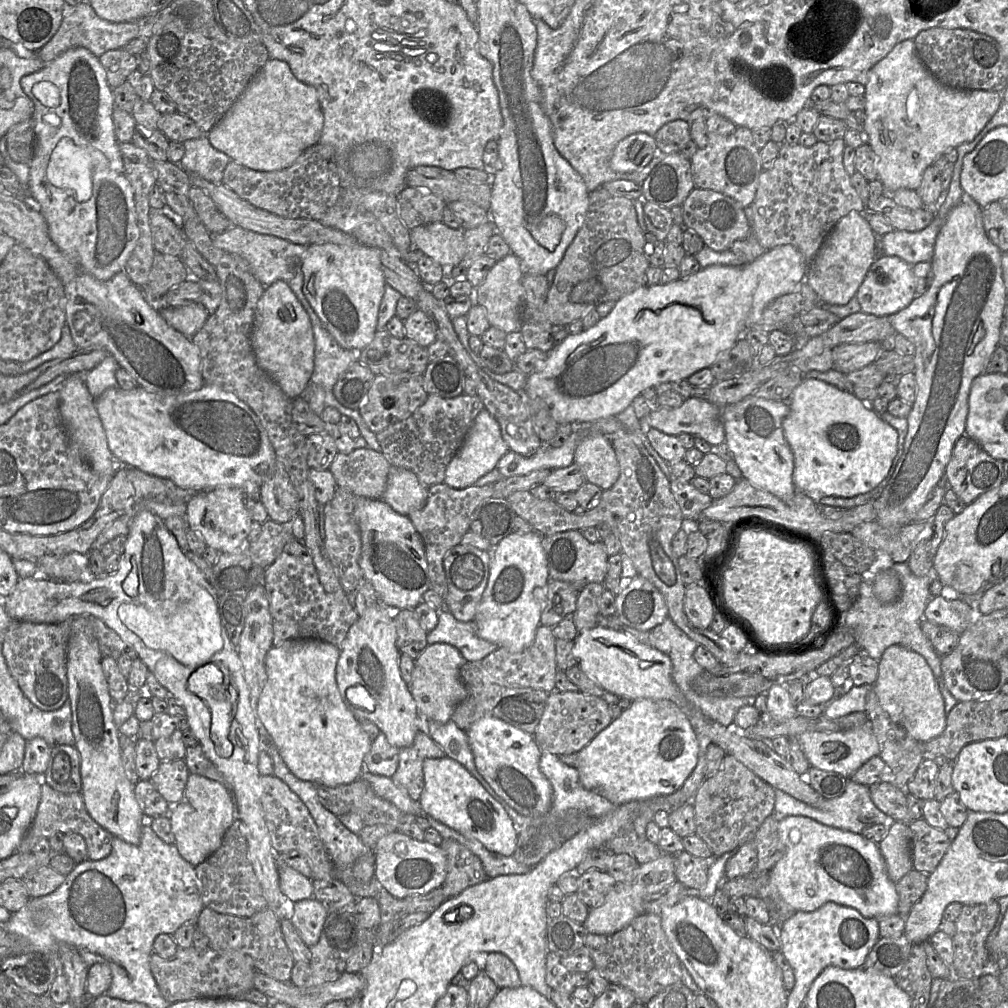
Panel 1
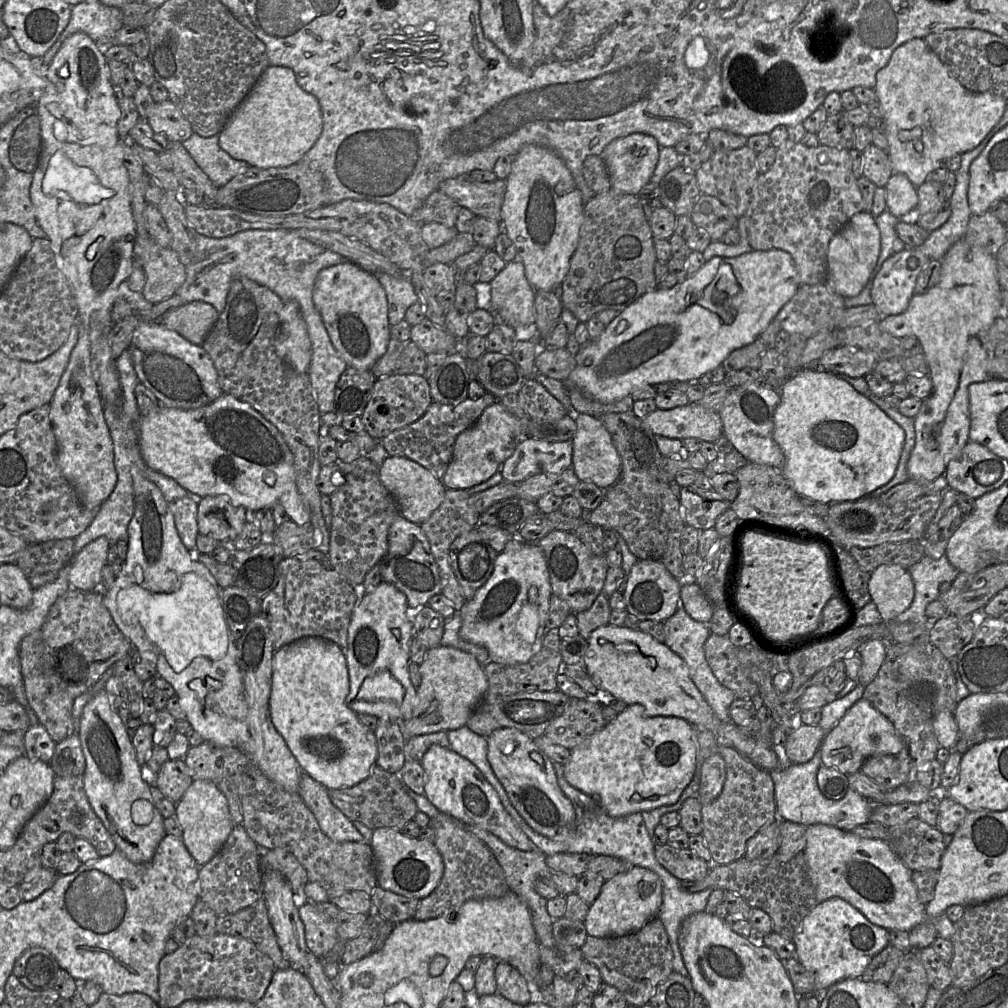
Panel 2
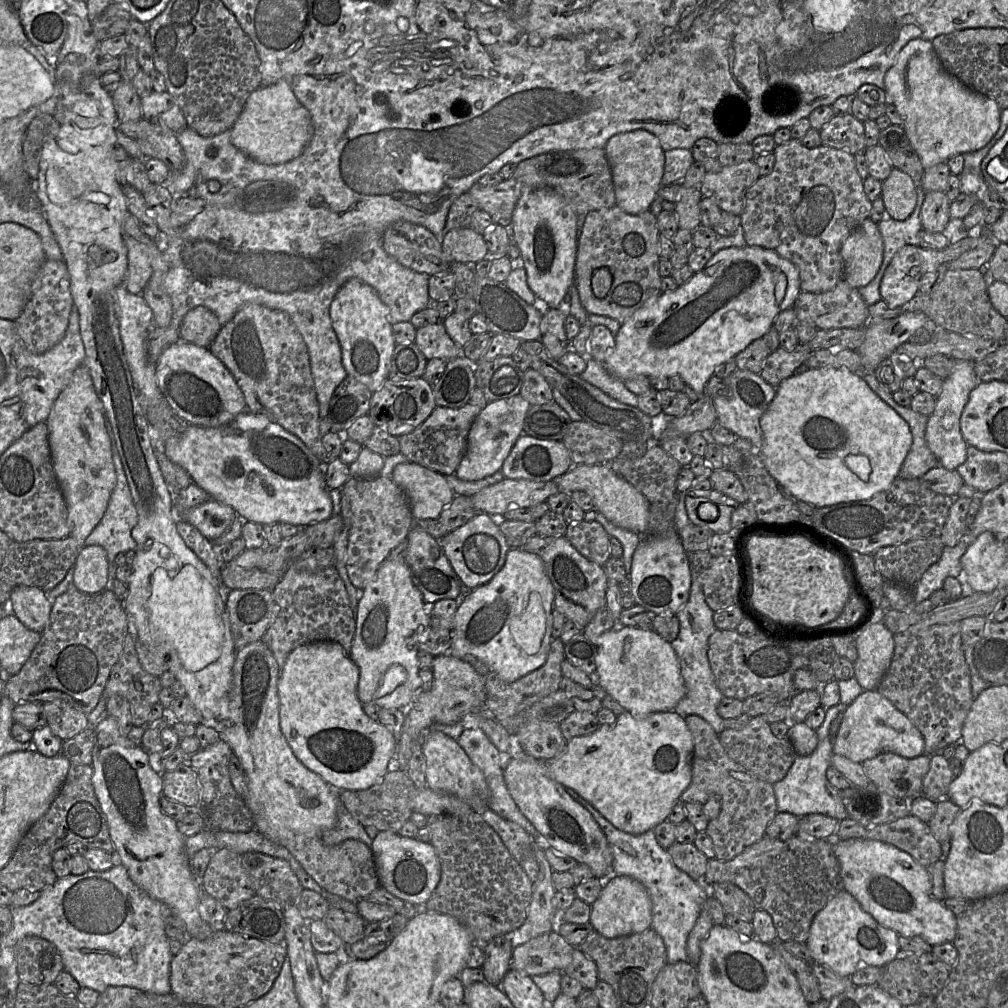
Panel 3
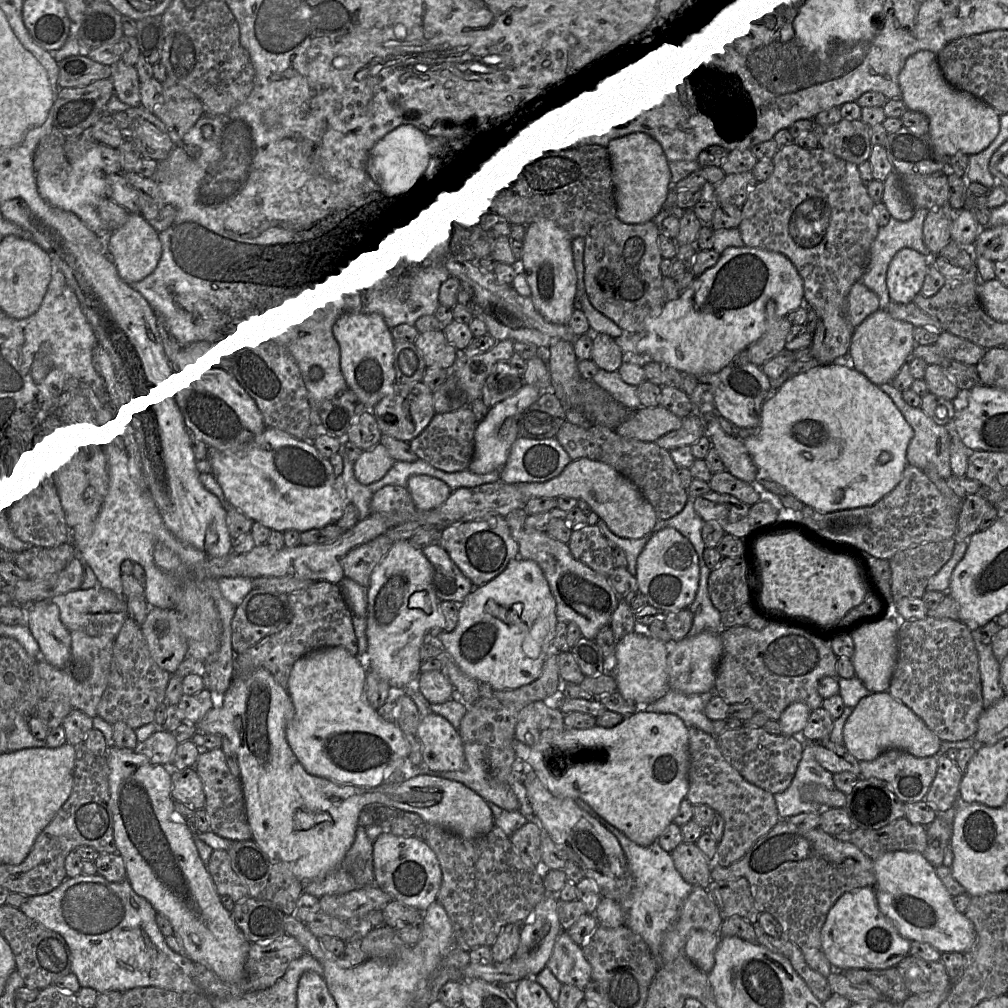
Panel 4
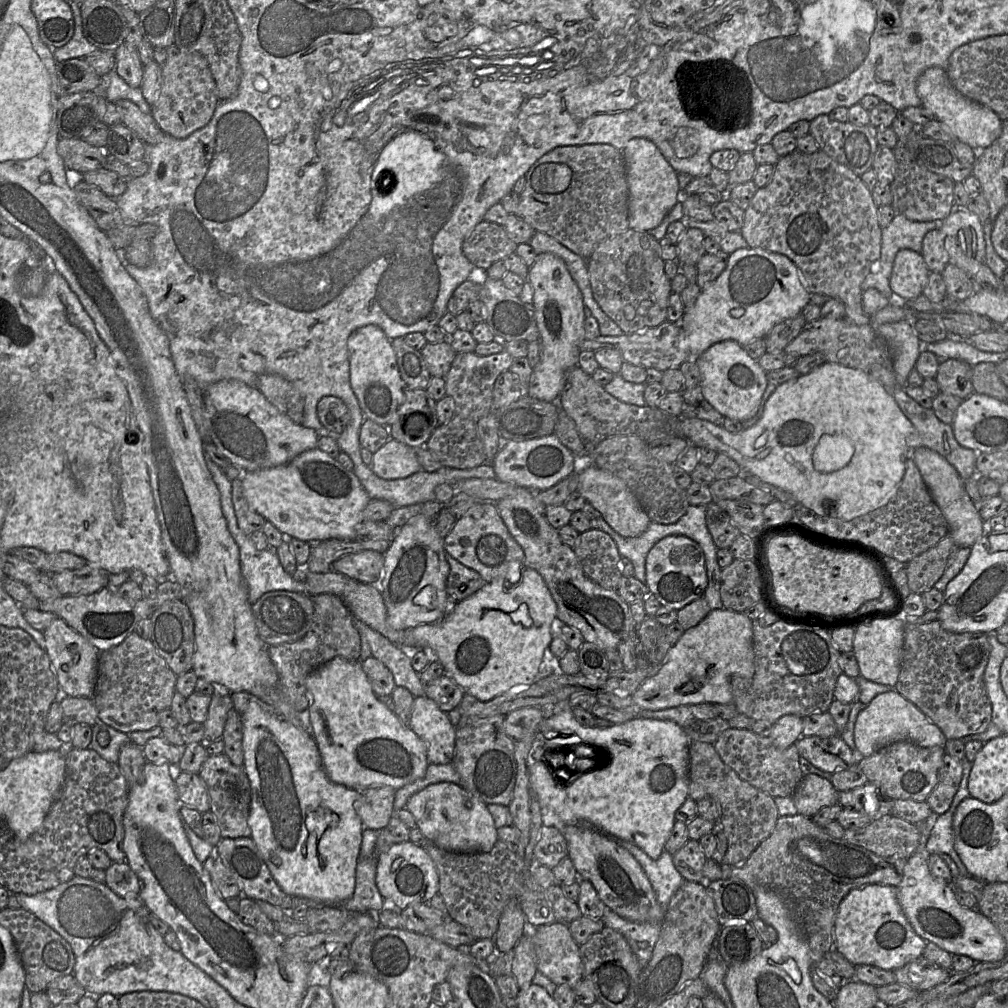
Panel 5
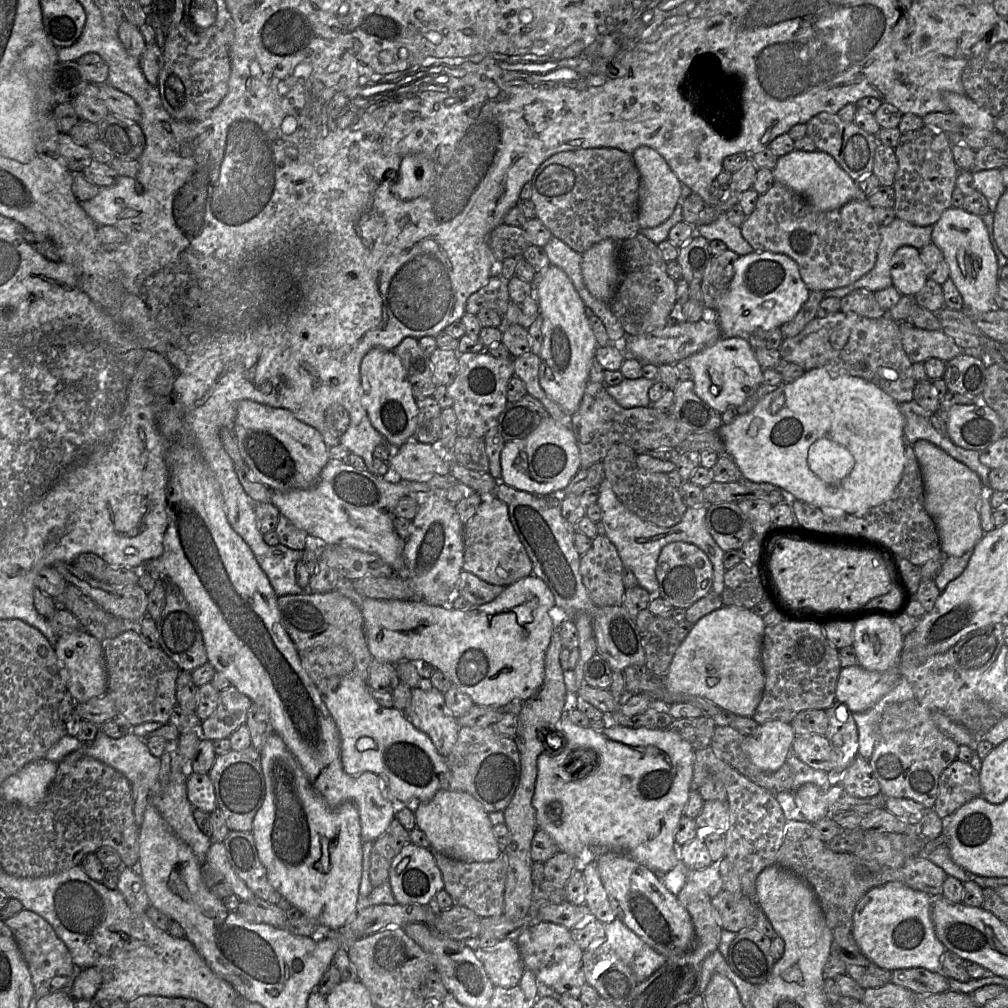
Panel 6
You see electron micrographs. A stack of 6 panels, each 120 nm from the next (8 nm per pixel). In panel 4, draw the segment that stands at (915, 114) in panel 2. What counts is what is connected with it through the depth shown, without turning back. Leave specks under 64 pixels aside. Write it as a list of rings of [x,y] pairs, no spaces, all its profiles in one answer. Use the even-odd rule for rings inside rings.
[[[921,50],[911,55],[899,74],[898,82],[901,100],[908,110],[927,116],[928,136],[944,154],[977,154],[985,150],[999,133],[1000,116],[996,110],[972,94],[949,84],[942,74],[937,54]]]

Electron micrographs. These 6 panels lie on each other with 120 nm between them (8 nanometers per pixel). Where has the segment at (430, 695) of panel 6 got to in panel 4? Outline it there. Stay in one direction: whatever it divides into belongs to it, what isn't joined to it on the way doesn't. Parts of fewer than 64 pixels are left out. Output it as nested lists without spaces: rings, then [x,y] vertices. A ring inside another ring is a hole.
[[[430,712],[420,719],[418,735],[423,766],[428,771],[459,771],[465,767],[464,742],[446,718]]]

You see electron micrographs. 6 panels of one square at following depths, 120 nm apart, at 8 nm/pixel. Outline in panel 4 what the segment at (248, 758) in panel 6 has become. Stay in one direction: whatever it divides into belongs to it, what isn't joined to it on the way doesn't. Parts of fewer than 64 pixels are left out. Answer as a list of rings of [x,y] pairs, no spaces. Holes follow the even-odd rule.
[[[222,748],[201,749],[194,768],[203,784],[206,800],[204,810],[209,818],[211,831],[232,841],[251,840],[252,830],[247,821],[241,780],[231,773]]]

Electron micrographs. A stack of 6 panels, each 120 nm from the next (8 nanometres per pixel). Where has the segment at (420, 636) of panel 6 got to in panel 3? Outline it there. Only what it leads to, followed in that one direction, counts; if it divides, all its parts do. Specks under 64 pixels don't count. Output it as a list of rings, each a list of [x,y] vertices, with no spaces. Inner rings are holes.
[[[511,548],[506,555],[505,564],[486,584],[479,586],[473,590],[461,594],[457,601],[458,610],[455,616],[455,624],[451,630],[451,646],[446,650],[445,655],[463,659],[466,655],[473,655],[485,662],[490,671],[495,672],[505,682],[514,682],[528,673],[540,668],[545,664],[552,639],[552,626],[554,609],[554,587],[546,573],[545,565],[540,556],[535,553],[528,552],[522,548]]]

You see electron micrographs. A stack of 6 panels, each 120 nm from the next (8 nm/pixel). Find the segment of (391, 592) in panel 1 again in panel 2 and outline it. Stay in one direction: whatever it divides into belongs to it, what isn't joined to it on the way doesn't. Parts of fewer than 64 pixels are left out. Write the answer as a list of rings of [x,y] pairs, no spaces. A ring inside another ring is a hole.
[[[399,515],[389,528],[388,550],[381,561],[382,581],[393,584],[407,598],[410,608],[424,607],[436,594],[442,594],[439,568],[431,553],[429,541],[420,525]]]

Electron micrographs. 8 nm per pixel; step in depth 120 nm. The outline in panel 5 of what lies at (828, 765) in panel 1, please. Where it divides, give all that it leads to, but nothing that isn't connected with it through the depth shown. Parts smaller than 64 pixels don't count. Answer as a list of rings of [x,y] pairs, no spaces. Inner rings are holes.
[[[897,691],[881,693],[859,713],[854,726],[854,742],[864,756],[871,756],[880,748],[901,740],[907,740],[921,747],[944,747],[947,738],[941,729],[912,702]]]

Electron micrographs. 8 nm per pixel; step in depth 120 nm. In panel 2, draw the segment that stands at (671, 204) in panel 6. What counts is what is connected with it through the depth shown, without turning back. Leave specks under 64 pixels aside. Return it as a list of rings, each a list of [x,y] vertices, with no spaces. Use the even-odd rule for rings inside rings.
[[[632,133],[607,144],[600,157],[606,165],[612,189],[622,194],[638,195],[650,182],[659,159],[659,150],[657,140],[643,133]]]

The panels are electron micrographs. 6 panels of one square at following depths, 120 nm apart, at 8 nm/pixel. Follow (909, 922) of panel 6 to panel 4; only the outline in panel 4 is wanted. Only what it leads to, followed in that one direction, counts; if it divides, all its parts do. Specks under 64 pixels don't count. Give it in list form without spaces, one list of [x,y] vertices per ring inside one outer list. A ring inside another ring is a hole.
[[[873,886],[844,893],[827,914],[821,929],[821,951],[833,968],[883,970],[897,966],[909,955],[911,941],[902,937],[878,907]]]

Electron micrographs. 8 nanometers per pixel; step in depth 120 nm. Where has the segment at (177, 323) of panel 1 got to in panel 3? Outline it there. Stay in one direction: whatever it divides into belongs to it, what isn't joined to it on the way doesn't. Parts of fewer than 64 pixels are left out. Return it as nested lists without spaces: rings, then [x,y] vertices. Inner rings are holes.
[[[197,306],[184,316],[179,328],[179,336],[183,341],[200,347],[209,347],[221,327],[214,312],[204,306]]]

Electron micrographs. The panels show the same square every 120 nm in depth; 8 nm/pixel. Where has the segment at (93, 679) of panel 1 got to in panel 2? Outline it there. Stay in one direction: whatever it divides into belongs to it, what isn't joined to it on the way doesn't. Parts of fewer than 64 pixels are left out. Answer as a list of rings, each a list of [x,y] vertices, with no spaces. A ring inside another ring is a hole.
[[[105,690],[93,694],[84,706],[78,726],[78,735],[86,761],[83,774],[84,790],[92,809],[111,835],[117,850],[121,851],[131,862],[149,862],[153,858],[158,844],[167,835],[164,828],[164,817],[153,804],[153,818],[149,824],[136,825],[132,820],[131,807],[133,803],[138,799],[152,800],[150,784],[142,779],[142,767],[137,762],[132,741]]]

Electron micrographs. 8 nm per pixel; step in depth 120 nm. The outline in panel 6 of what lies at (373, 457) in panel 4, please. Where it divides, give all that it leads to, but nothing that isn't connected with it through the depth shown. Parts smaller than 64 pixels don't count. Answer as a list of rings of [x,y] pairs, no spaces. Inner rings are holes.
[[[410,440],[387,461],[390,470],[407,481],[423,481],[434,475],[448,475],[449,462],[441,458],[430,444]]]

